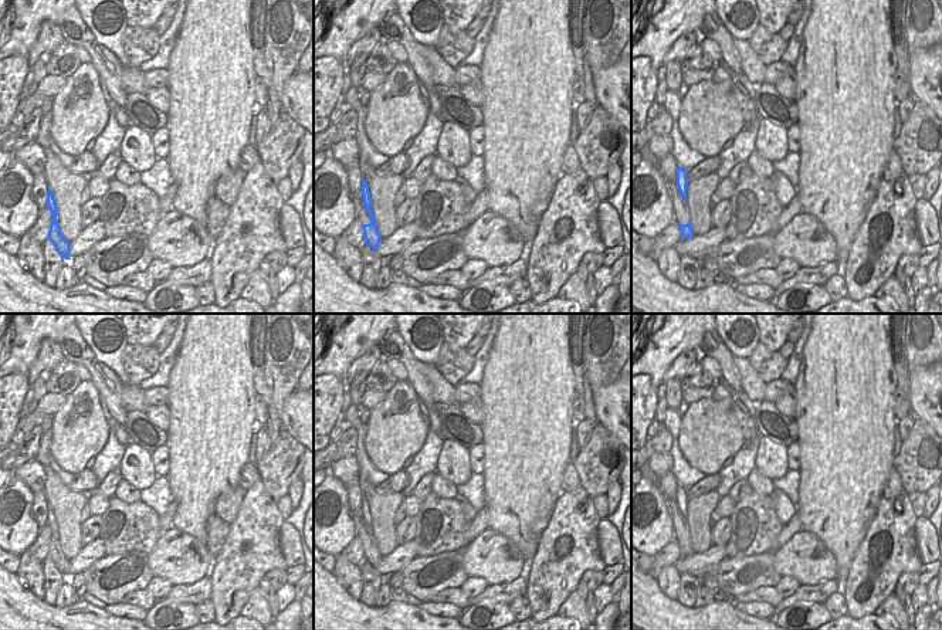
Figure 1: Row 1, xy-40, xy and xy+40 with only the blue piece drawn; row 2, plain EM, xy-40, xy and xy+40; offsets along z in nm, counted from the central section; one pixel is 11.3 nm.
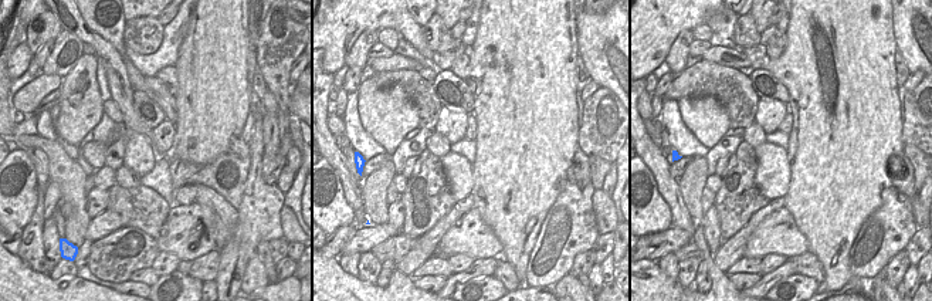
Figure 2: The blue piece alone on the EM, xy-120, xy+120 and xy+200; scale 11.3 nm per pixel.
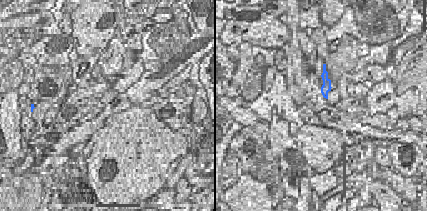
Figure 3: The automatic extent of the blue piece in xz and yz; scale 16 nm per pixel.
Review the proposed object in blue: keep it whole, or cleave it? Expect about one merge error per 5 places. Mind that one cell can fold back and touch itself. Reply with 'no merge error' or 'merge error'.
no merge error

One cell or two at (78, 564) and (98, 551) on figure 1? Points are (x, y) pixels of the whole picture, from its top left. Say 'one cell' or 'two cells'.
one cell

